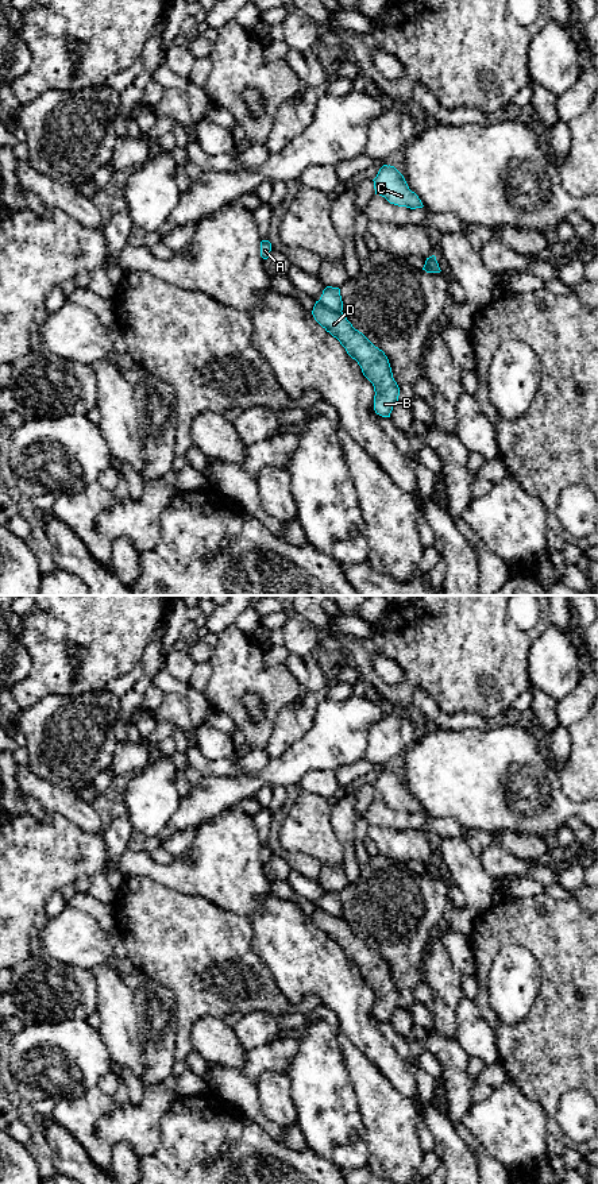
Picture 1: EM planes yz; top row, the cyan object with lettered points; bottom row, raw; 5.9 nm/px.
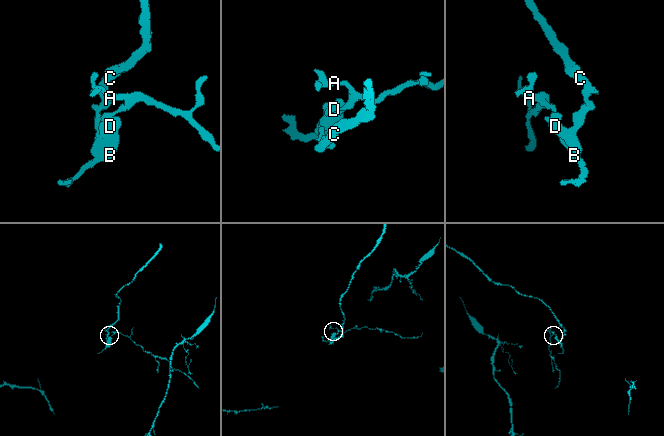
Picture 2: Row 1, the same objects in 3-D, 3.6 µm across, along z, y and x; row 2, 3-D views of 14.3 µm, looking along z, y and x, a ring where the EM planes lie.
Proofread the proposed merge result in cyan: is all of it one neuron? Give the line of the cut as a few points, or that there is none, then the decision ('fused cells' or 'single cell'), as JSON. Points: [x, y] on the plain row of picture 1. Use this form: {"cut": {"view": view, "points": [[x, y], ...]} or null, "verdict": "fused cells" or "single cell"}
{"cut": {"view": "yz", "points": [[317, 906], [340, 917]]}, "verdict": "fused cells"}

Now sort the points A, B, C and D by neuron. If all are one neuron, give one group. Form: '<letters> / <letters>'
A / B C D

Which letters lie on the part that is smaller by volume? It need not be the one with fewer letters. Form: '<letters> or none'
A

